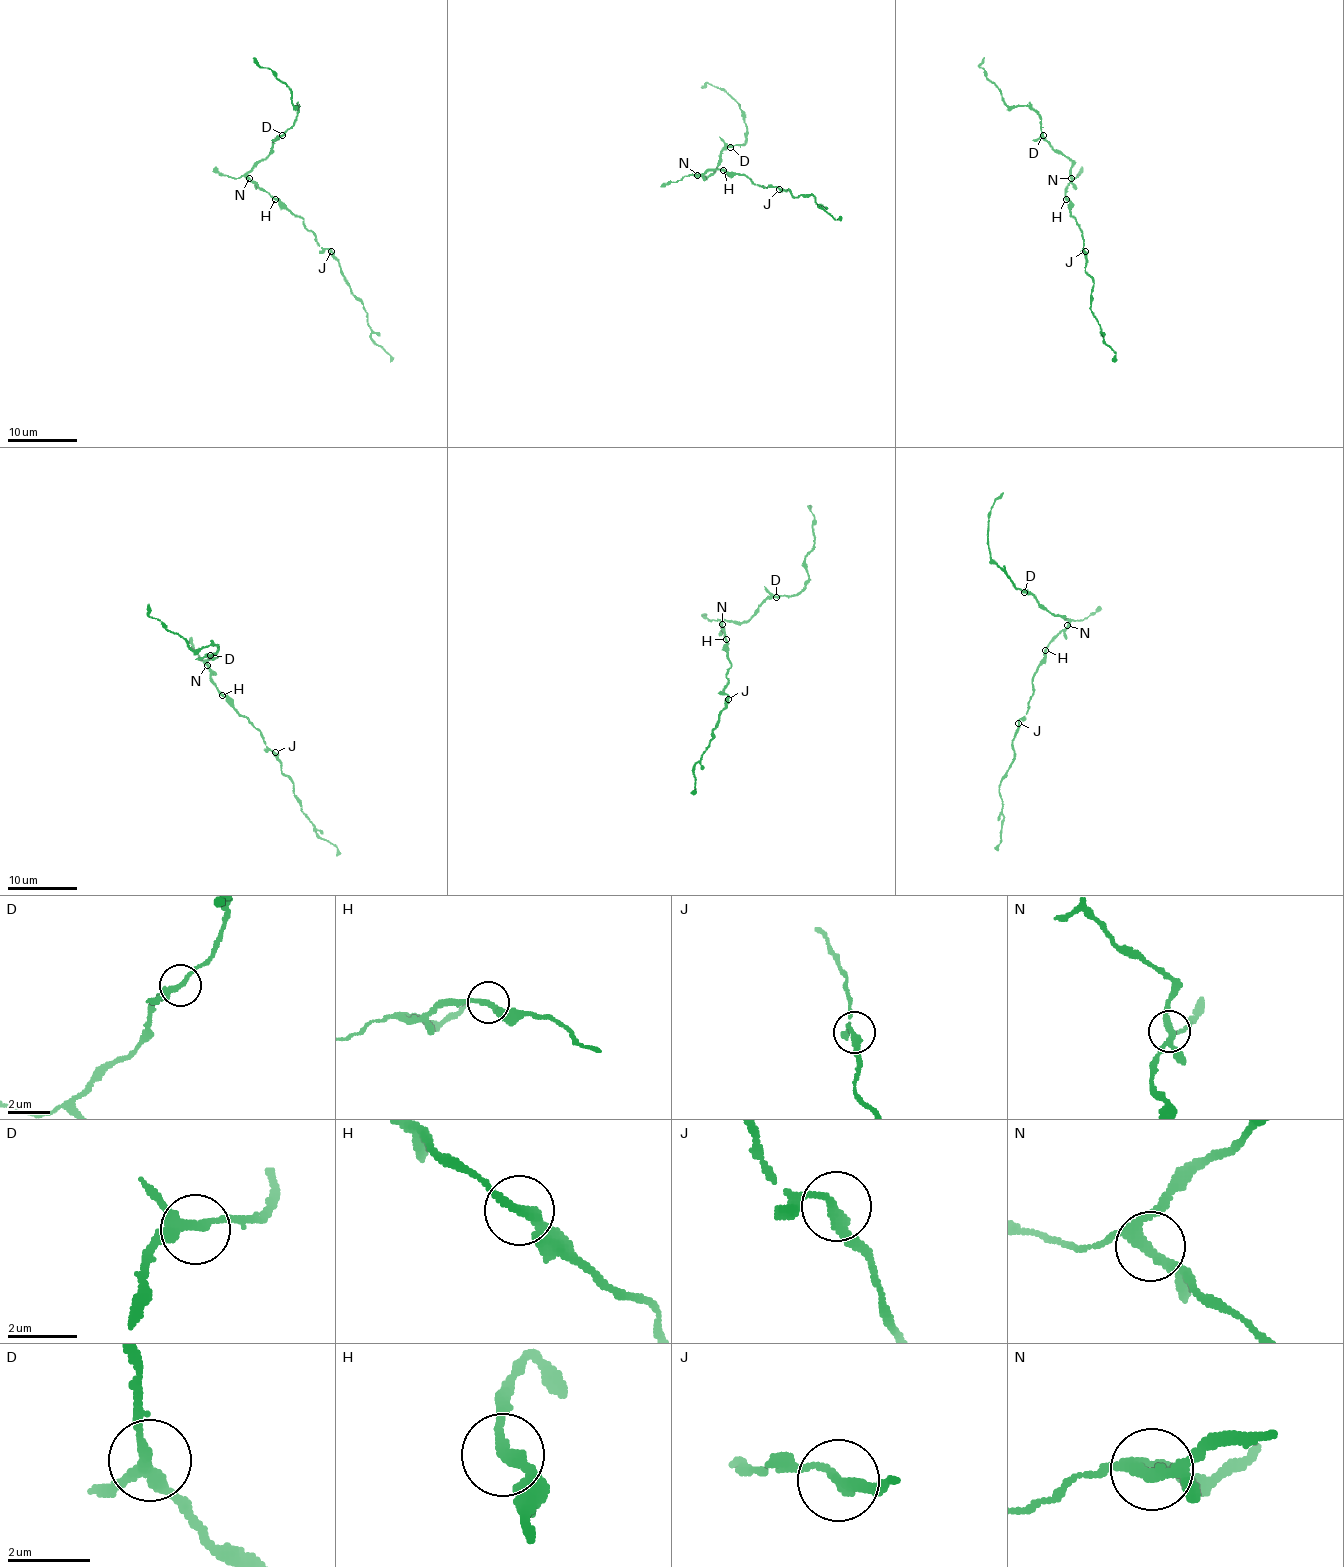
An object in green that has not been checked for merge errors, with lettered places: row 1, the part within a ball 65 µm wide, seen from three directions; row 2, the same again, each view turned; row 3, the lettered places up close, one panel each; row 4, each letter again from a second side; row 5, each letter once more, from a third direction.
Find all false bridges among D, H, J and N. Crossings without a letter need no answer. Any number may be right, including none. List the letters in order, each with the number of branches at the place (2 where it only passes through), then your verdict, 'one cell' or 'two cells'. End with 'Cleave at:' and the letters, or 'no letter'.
D: 3 | one cell
H: 2 | one cell
J: 2 | one cell
N: 4 | one cell
Cleave at: no letter

